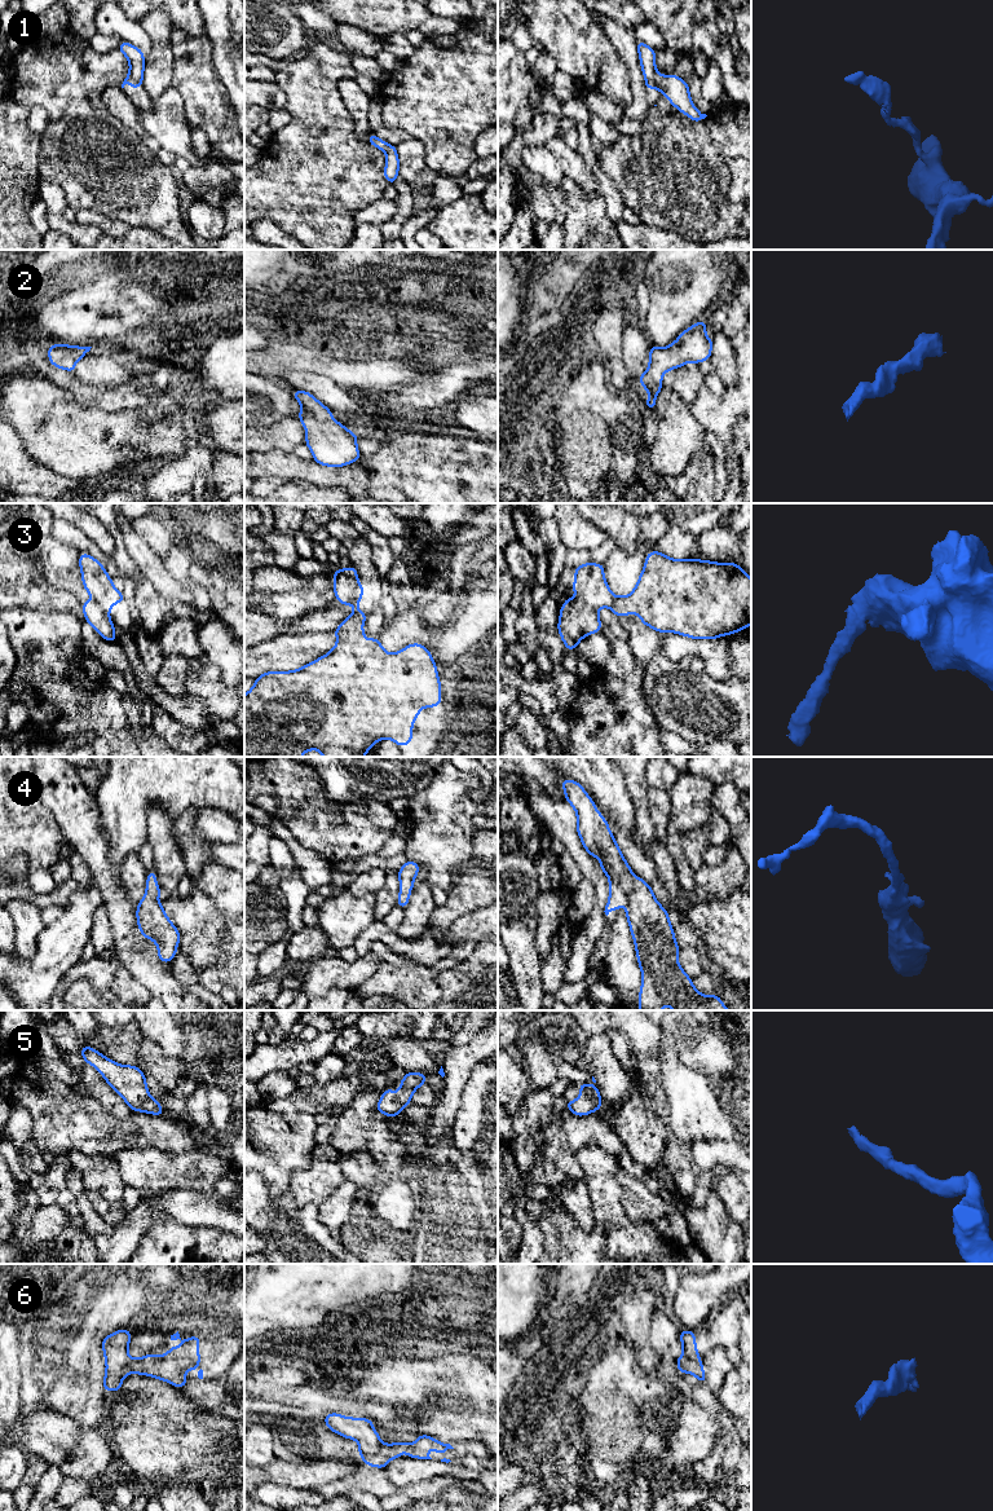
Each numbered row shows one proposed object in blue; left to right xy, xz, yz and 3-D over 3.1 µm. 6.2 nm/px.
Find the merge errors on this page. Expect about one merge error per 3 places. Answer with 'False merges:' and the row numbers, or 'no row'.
False merges: 3, 6

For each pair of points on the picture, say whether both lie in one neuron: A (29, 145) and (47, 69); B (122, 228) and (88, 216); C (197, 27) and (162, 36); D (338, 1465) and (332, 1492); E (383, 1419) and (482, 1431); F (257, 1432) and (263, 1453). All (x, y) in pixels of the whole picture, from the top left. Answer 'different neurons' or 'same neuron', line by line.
A: different neurons
B: same neuron
C: different neurons
D: different neurons
E: different neurons
F: same neuron

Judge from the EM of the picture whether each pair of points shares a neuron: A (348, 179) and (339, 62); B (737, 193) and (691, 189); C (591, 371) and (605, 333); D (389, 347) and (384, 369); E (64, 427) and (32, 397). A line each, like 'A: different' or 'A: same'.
A: same
B: different
C: different
D: different
E: same

